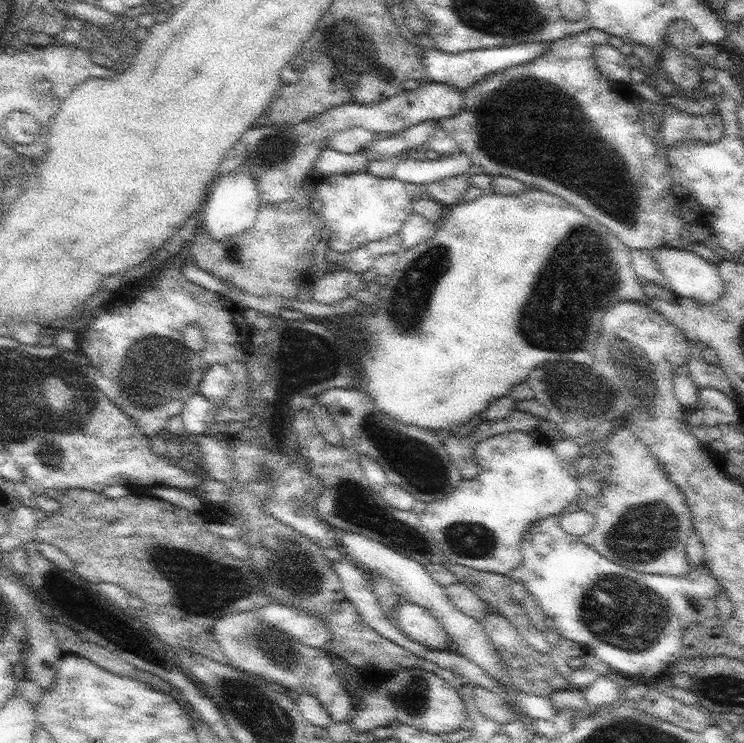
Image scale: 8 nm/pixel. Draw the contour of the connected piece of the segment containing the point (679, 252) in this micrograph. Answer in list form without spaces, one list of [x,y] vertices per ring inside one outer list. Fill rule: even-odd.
[[[660,248],[653,251],[654,262],[660,268],[666,280],[670,282],[676,296],[686,297],[702,304],[714,304],[724,293],[724,282],[720,278],[718,265],[708,262],[696,252],[686,249]]]

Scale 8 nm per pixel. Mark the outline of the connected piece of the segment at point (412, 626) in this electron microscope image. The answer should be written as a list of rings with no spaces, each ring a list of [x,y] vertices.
[[[406,601],[399,604],[394,620],[412,640],[438,650],[449,650],[452,640],[443,624],[427,608]]]

